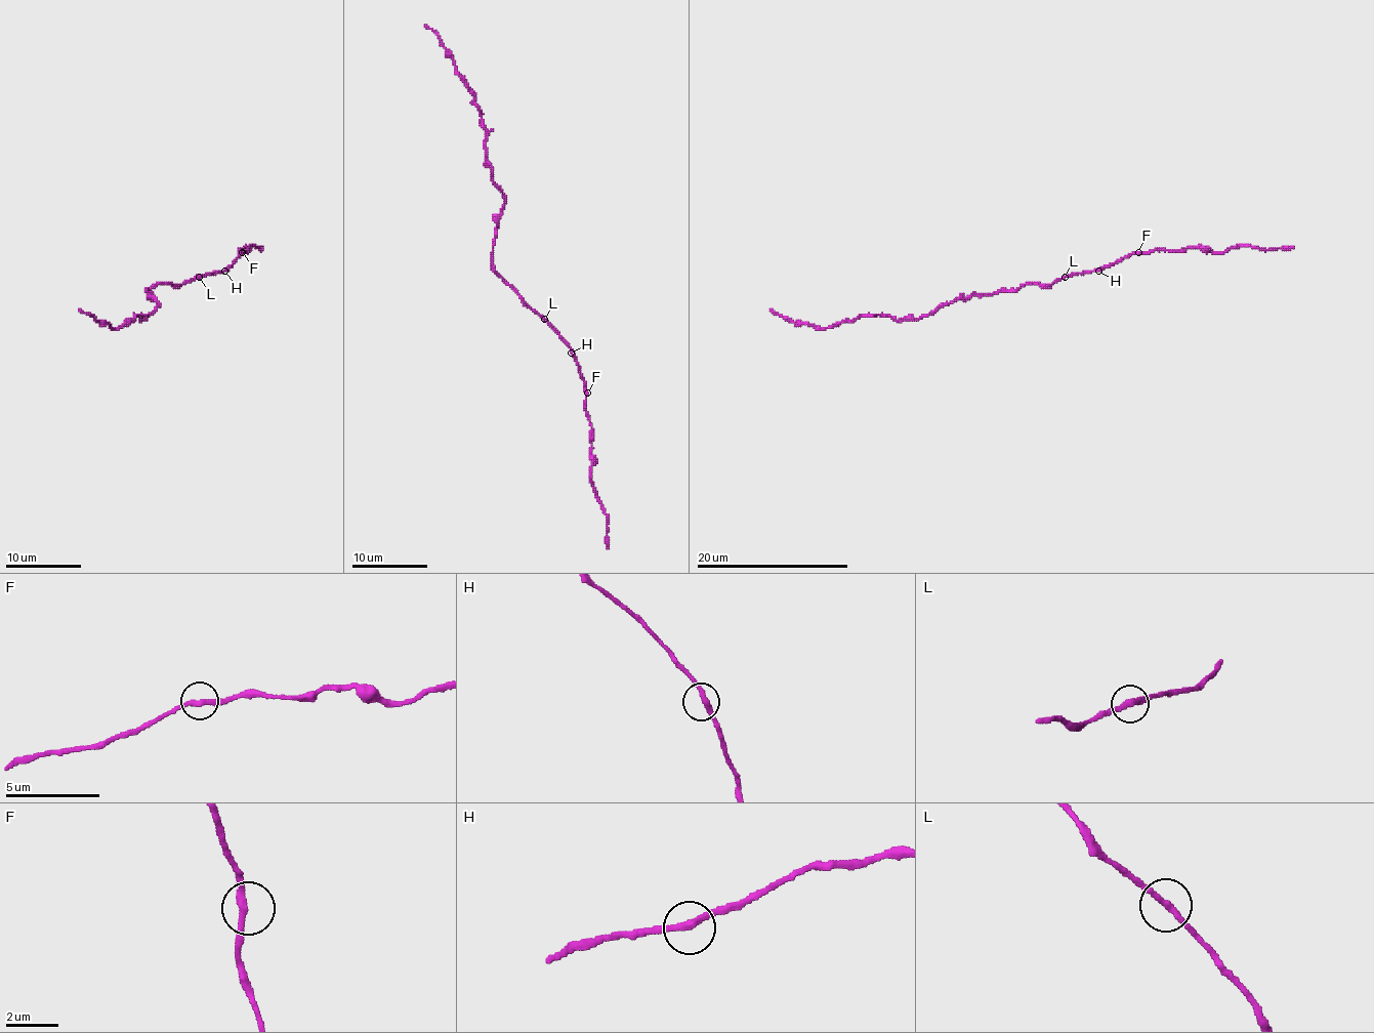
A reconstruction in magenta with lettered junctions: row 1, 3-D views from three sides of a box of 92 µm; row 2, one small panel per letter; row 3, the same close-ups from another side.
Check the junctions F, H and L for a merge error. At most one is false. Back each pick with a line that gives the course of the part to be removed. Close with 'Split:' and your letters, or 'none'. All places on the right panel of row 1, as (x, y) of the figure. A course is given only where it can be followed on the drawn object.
Split: none

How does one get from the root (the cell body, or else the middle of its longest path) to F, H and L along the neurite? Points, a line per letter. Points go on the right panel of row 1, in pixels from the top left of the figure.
F: (1028, 284), (1052, 284), (1066, 277), (1098, 271), (1138, 252)
H: (1028, 284), (1052, 284), (1066, 277), (1098, 271)
L: (1028, 284), (1052, 284), (1064, 277)

